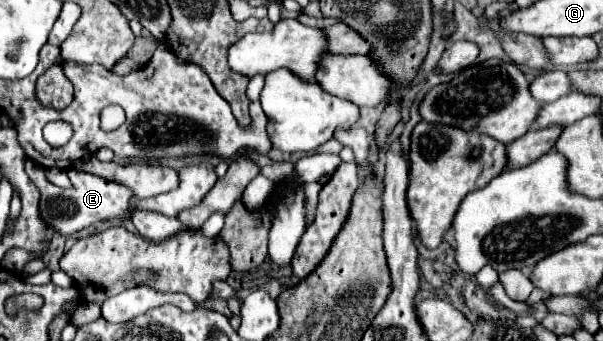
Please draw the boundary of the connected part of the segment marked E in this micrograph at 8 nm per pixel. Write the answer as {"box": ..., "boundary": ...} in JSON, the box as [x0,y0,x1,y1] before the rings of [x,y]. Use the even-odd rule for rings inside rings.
{"box":[25,160,131,236],"boundary":[[[27,160],[25,162],[25,172],[31,178],[31,182],[35,182],[35,186],[39,186],[43,198],[41,198],[41,214],[47,220],[47,224],[51,226],[51,230],[61,232],[63,236],[75,234],[95,222],[101,220],[111,220],[111,218],[119,218],[125,212],[129,212],[129,200],[131,200],[131,190],[115,184],[115,182],[107,182],[95,174],[87,174],[87,172],[79,172],[79,170],[69,170],[69,178],[73,182],[71,190],[61,190],[57,186],[53,186],[39,164]]]}

